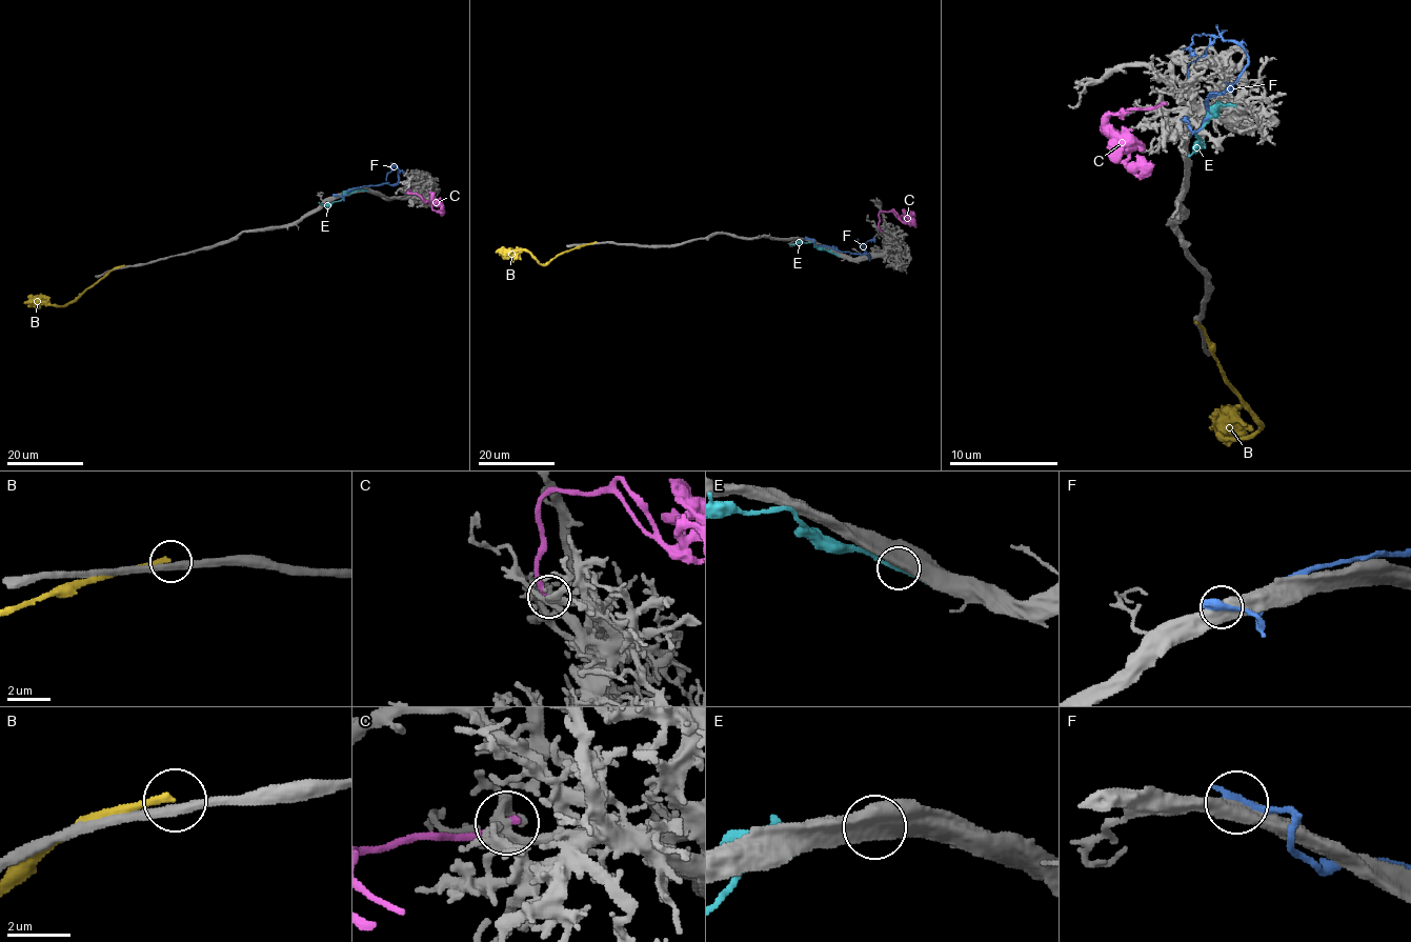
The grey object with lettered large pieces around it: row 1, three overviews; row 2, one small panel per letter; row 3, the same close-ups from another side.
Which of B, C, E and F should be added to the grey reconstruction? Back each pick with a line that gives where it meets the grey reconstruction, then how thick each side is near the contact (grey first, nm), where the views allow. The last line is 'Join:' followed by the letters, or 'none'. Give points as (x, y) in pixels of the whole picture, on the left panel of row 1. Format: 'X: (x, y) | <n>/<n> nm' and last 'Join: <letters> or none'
Join: none

